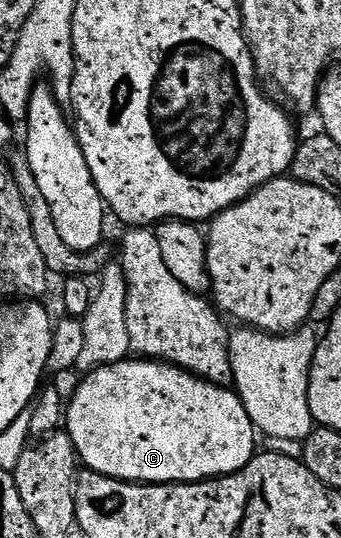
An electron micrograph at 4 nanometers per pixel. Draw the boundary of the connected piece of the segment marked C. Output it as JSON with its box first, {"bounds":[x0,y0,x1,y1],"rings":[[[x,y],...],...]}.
{"bounds":[63,357,258,483],"rings":[[[130,357],[106,367],[96,367],[95,370],[88,372],[80,380],[72,399],[68,400],[63,427],[71,437],[73,448],[77,450],[78,460],[88,470],[98,471],[100,475],[112,479],[121,479],[124,483],[198,483],[200,479],[218,479],[220,475],[234,475],[235,472],[242,471],[253,460],[258,450],[258,436],[255,434],[253,422],[251,417],[247,417],[247,409],[241,404],[241,398],[237,396],[236,390],[225,385],[209,383],[206,379],[200,379],[197,375],[184,371],[182,367],[174,367],[171,363],[144,357]]]}

